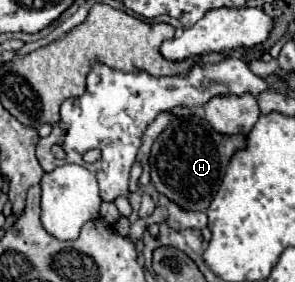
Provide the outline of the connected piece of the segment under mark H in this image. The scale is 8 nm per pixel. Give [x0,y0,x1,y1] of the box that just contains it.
[151,112,245,210]

